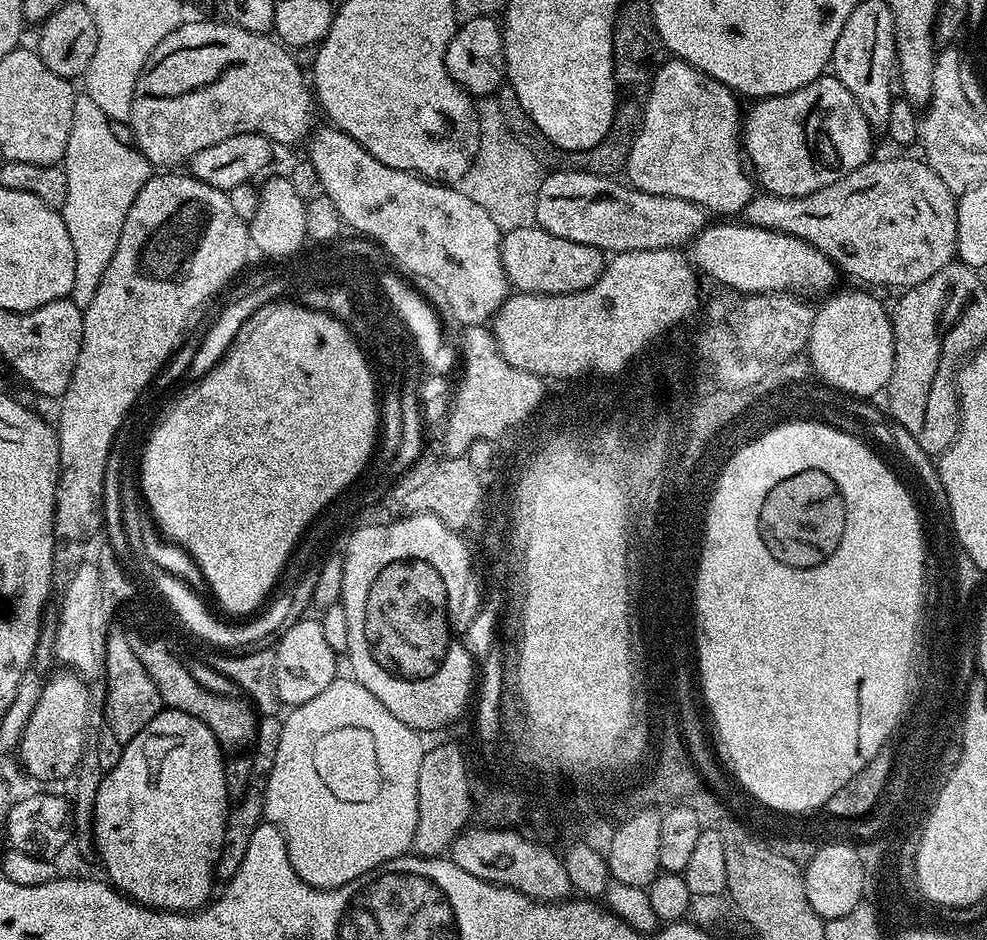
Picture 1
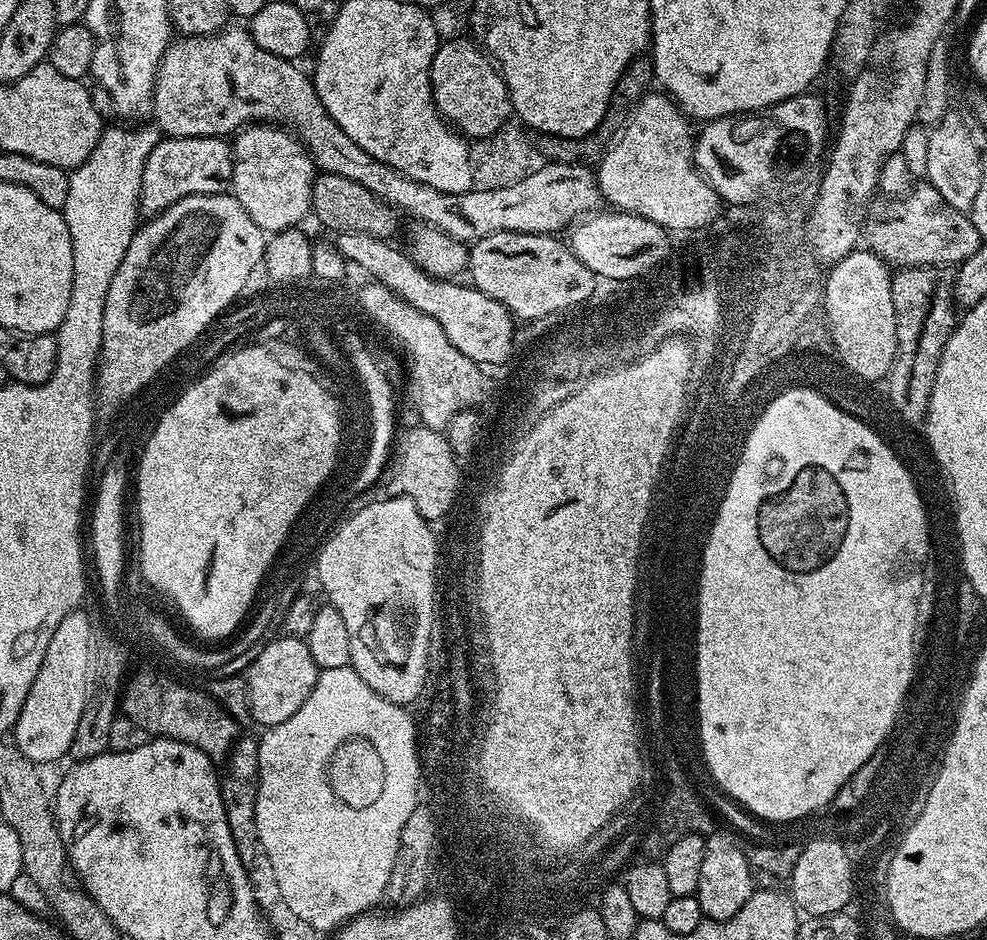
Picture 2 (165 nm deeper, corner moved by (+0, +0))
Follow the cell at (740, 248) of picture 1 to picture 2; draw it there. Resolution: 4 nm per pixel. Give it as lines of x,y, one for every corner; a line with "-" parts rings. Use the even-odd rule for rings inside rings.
600,210
577,220
566,236
566,243
573,254
596,277
632,282
635,281
635,276
644,276
651,268
656,268
663,262
670,239
665,228
629,212
604,211

